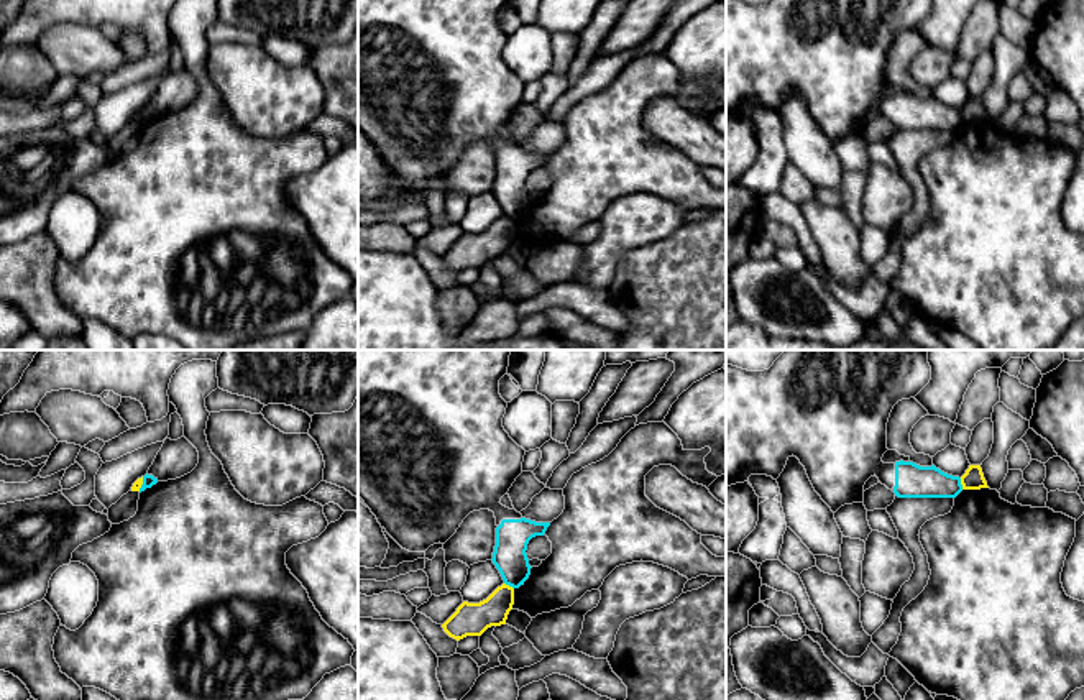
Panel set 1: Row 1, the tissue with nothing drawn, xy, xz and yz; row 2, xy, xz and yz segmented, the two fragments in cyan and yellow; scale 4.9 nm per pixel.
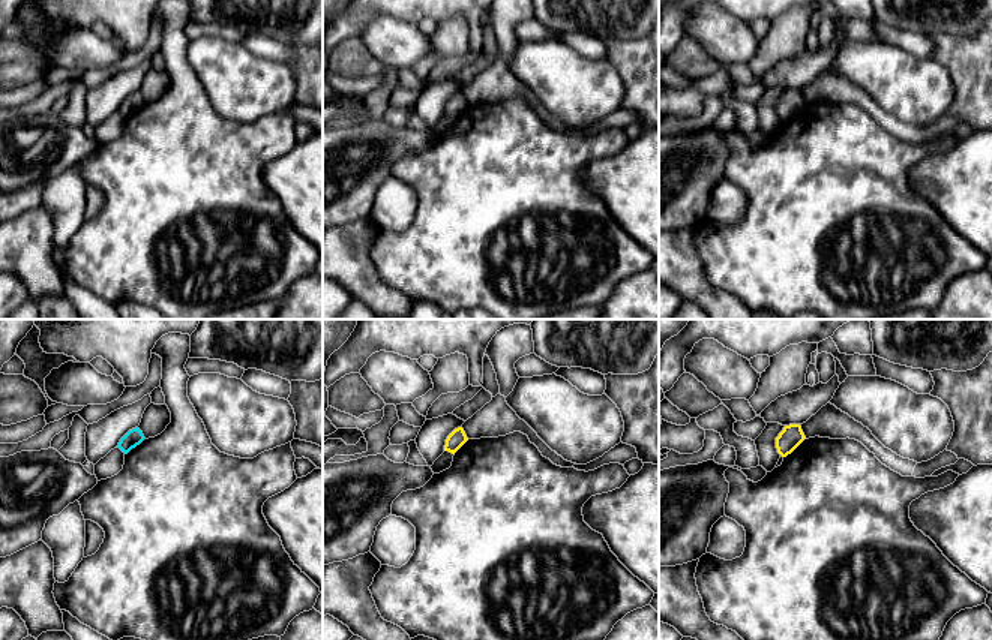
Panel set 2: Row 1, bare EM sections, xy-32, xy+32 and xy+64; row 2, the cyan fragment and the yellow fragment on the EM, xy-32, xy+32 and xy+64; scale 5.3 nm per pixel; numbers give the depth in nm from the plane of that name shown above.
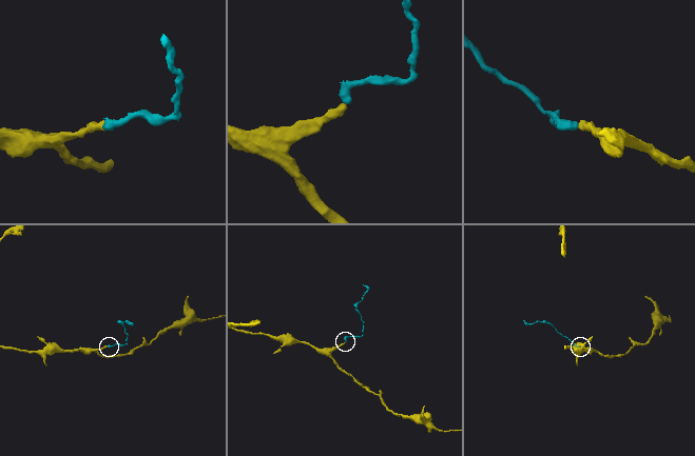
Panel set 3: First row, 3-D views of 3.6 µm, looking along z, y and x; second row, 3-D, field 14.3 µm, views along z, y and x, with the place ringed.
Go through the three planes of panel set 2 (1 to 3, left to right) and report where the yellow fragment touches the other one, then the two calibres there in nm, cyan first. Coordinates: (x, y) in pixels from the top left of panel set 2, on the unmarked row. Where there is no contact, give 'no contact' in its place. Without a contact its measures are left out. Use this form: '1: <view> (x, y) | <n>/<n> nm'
1: no contact
2: no contact
3: no contact

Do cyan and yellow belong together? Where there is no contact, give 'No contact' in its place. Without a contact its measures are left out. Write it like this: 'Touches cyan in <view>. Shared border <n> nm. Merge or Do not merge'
Touches cyan in yz. Shared border 60 nm. Do not merge

